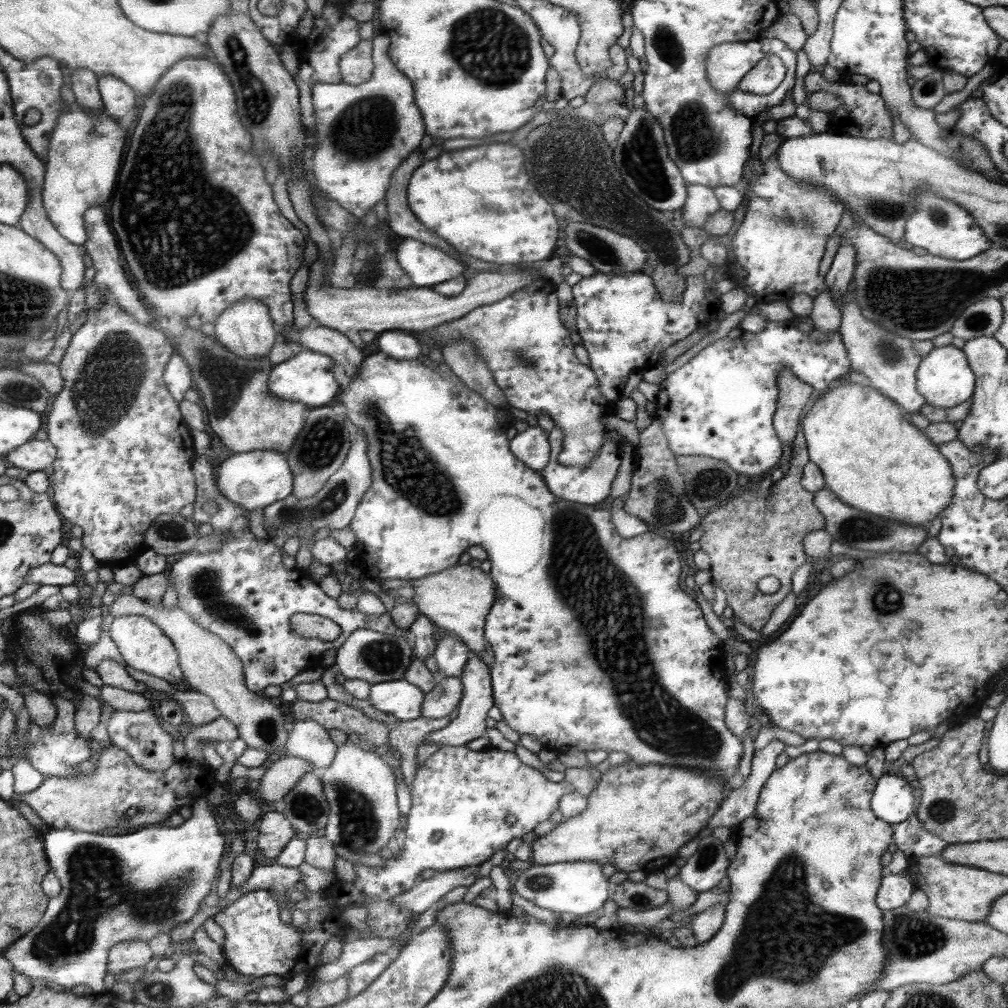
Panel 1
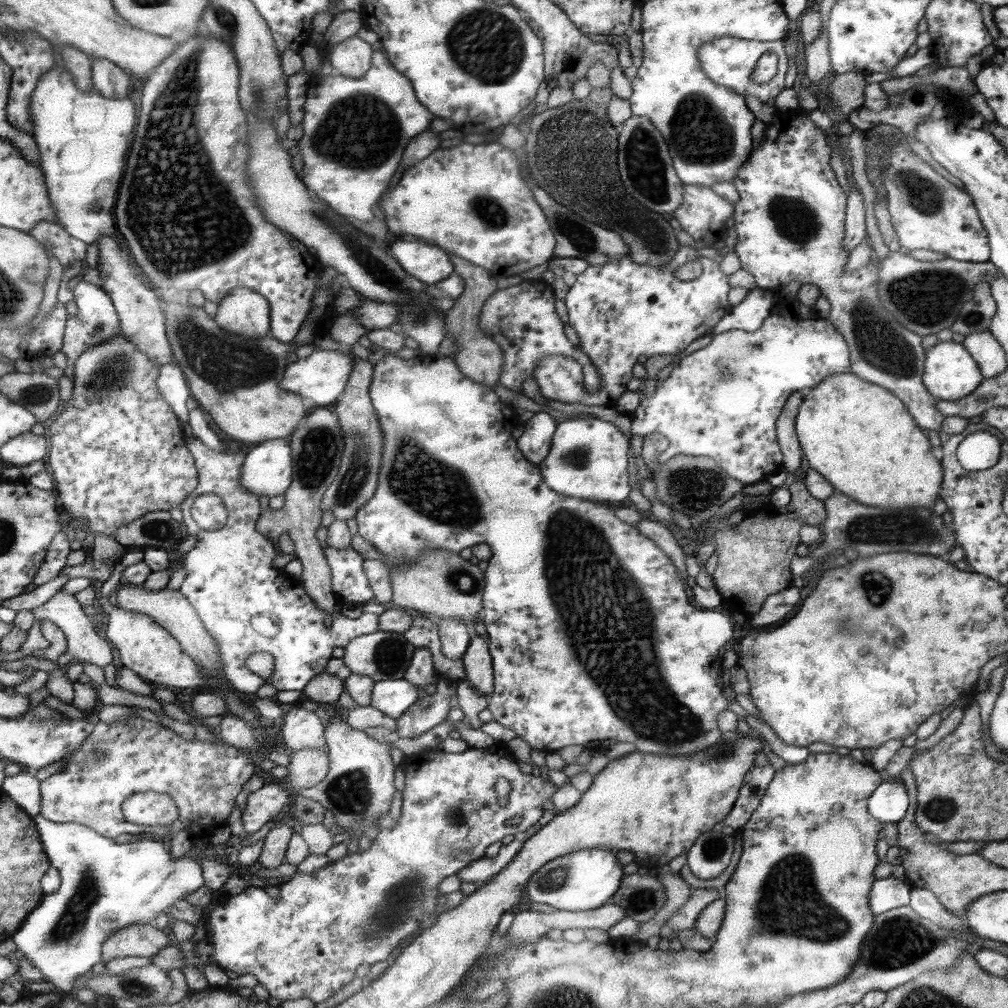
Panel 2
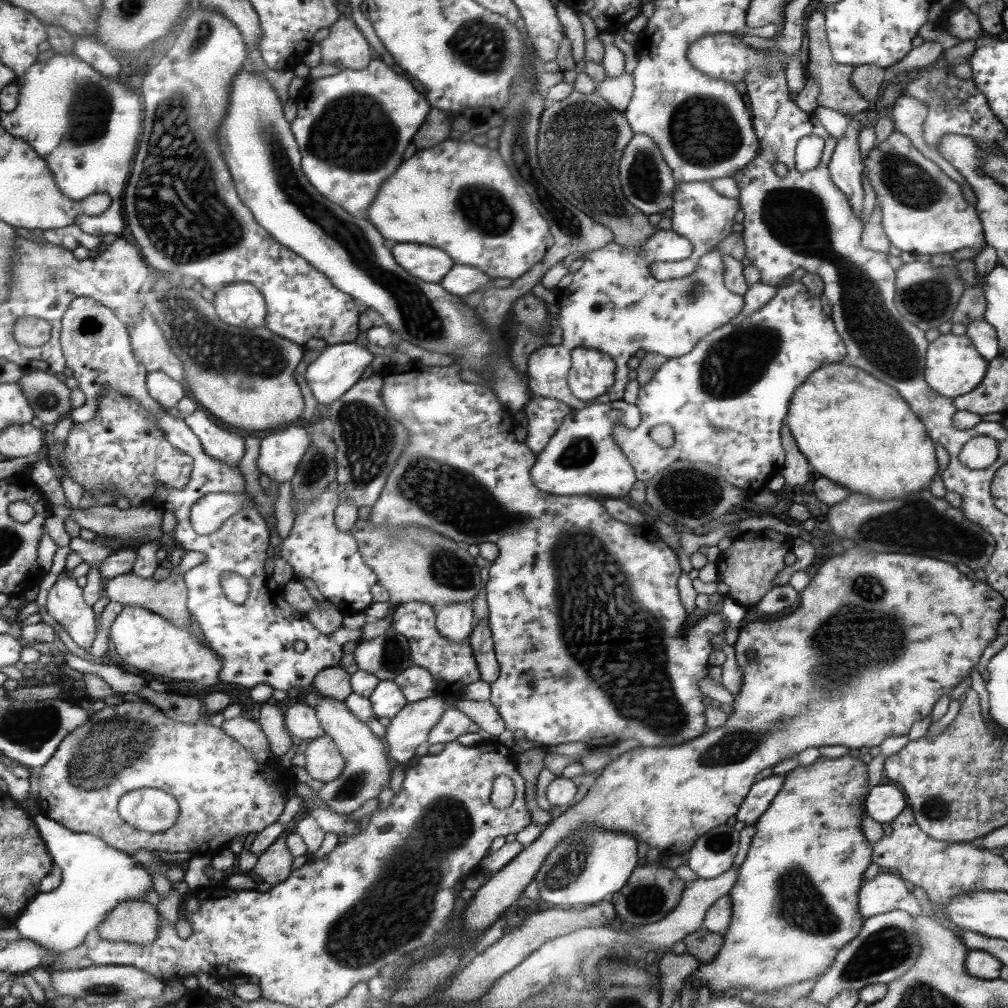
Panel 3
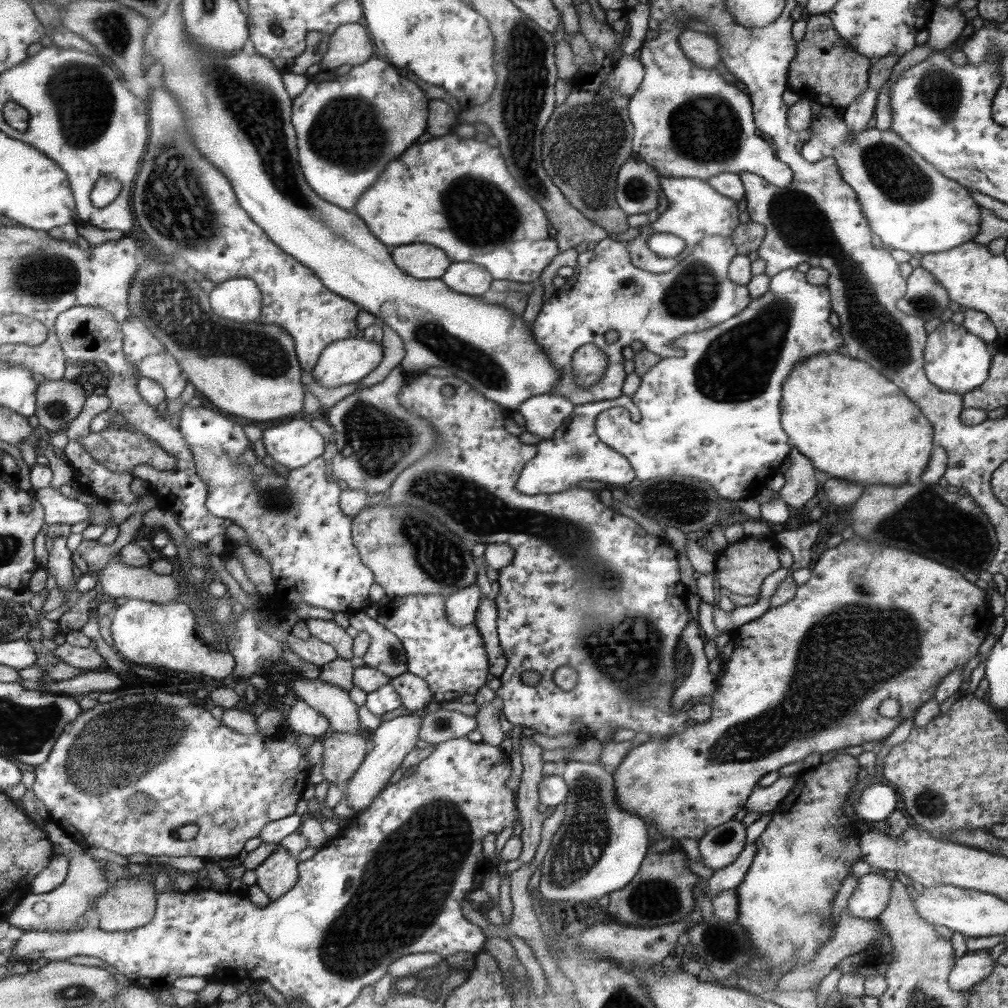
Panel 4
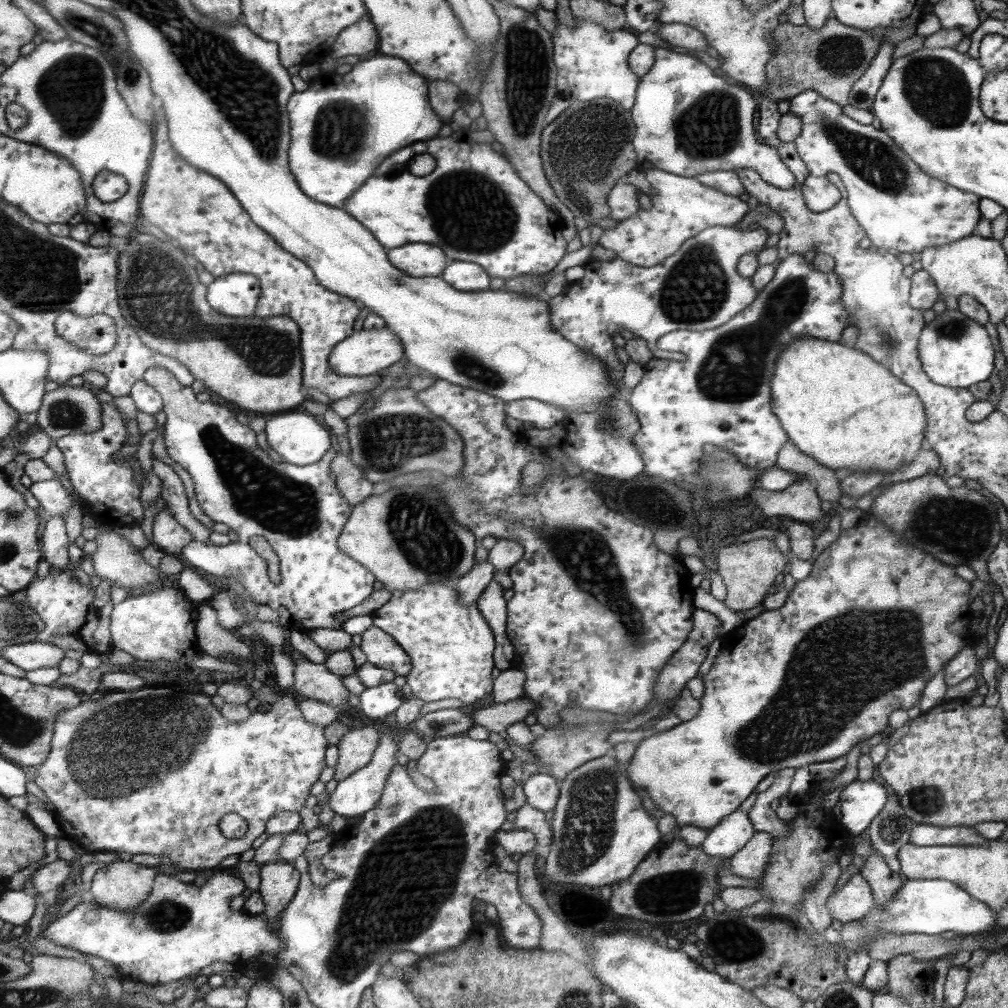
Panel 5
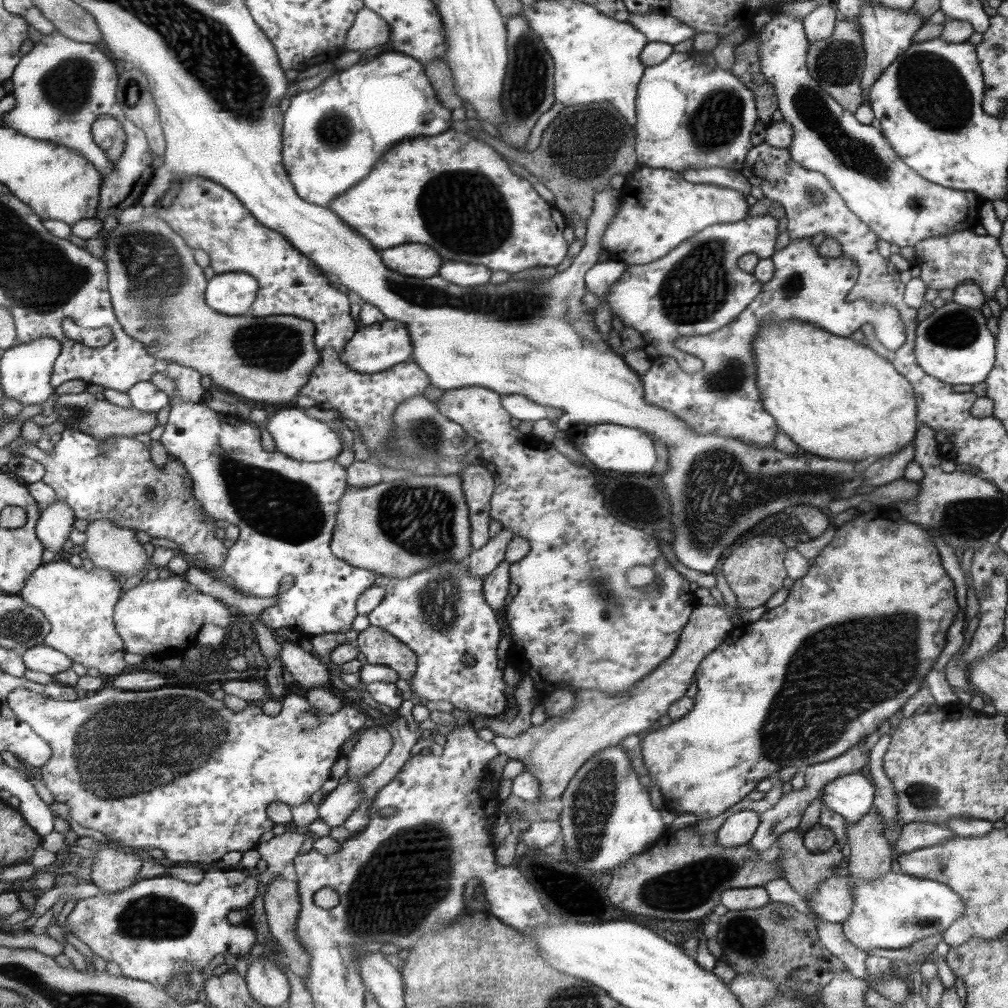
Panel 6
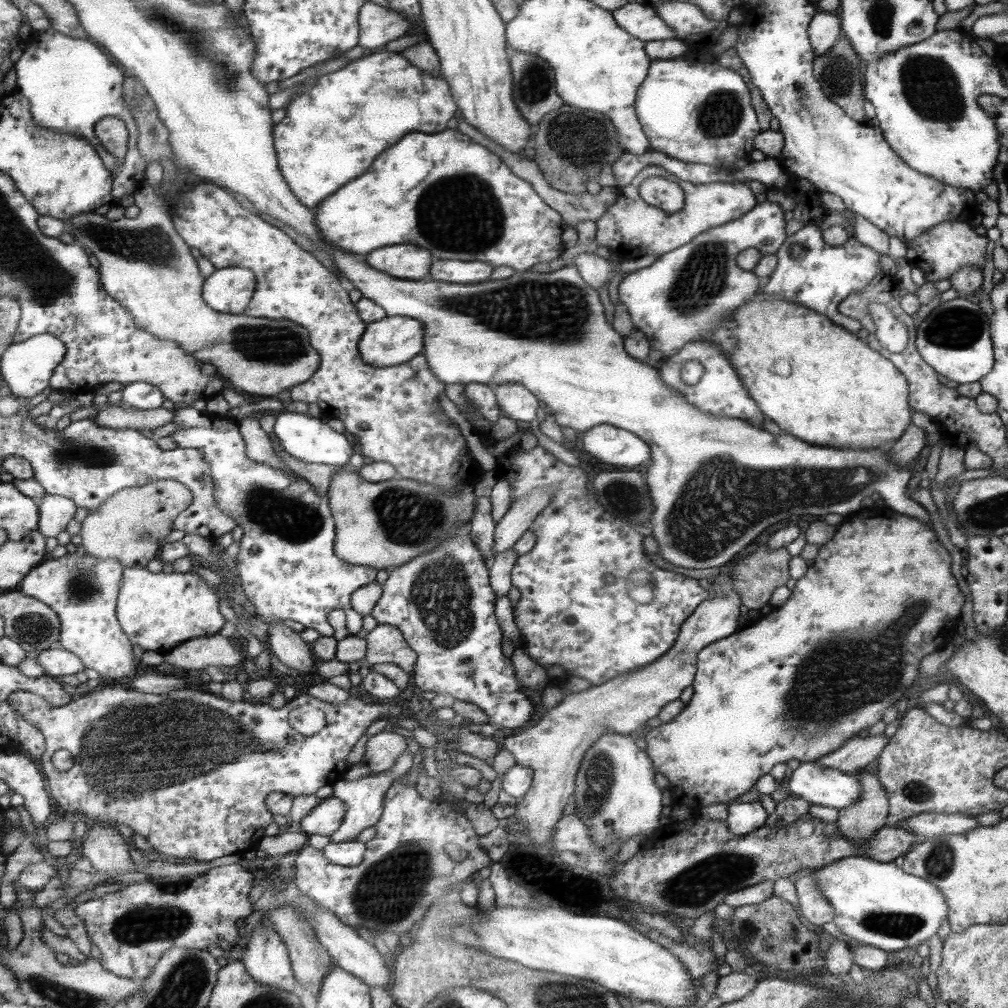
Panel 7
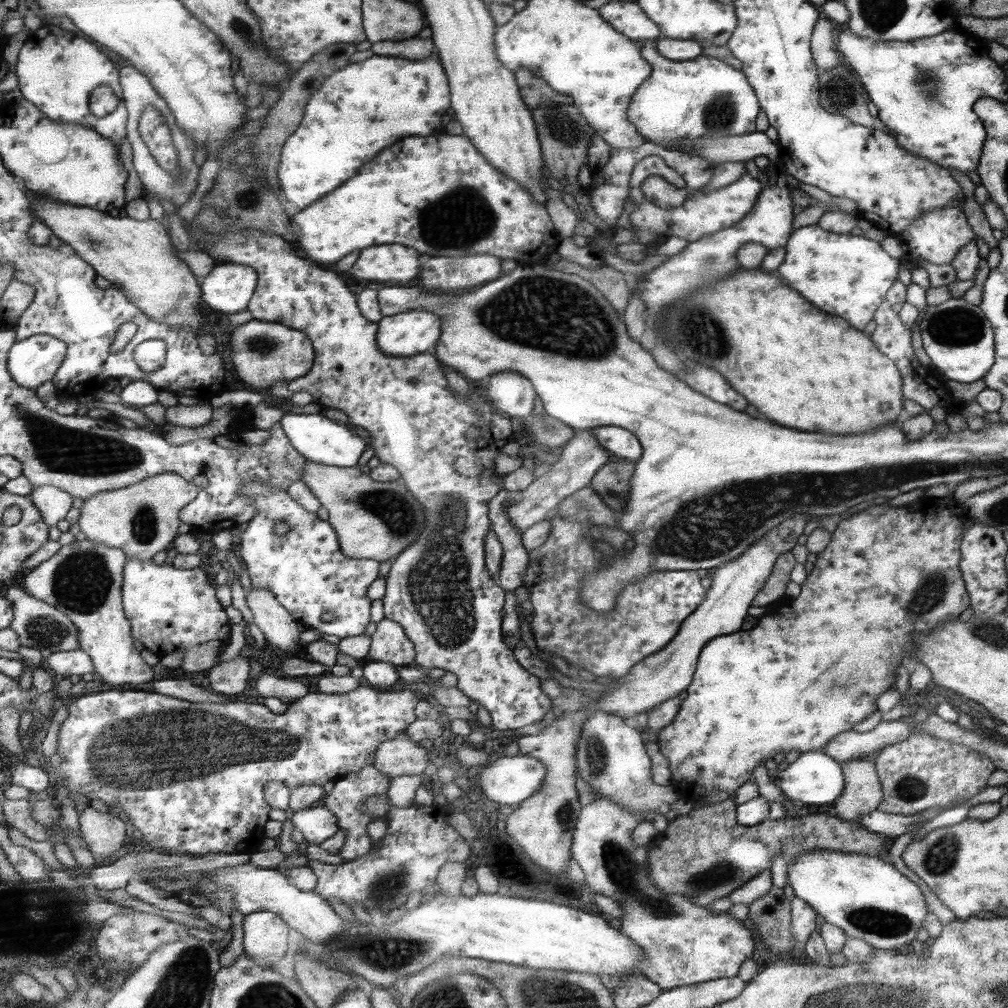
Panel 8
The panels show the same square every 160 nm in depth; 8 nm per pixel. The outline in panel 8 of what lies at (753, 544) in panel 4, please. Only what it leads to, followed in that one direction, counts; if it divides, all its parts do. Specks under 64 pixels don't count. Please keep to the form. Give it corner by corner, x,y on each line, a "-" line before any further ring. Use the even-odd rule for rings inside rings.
791,551
784,552
775,560
773,570
763,582
759,592
753,598
754,606
763,606
773,603
785,592
785,584
789,582
789,570
793,570
796,562

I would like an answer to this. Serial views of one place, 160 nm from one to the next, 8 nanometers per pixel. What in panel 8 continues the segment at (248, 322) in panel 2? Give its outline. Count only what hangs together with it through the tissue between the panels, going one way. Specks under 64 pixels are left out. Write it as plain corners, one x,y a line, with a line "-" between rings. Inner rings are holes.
217,263
201,284
202,304
225,314
245,311
257,286
257,273
247,265

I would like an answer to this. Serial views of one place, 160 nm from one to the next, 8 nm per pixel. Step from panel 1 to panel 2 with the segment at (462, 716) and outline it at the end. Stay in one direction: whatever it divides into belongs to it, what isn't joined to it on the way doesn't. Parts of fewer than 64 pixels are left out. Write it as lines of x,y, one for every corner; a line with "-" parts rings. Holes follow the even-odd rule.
472,633
469,646
461,659
465,668
464,680
470,688
488,698
493,692
493,675
492,660
485,640

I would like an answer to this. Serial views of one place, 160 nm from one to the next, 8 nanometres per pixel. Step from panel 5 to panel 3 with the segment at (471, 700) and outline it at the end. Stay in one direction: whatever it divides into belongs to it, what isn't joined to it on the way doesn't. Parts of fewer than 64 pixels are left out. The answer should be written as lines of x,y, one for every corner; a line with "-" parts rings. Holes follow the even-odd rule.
408,602
395,606
392,617
389,618
390,628
401,633
410,644
410,659
412,665
422,666
431,673
433,680
443,680
447,688
457,684
457,688
468,685
480,679
477,661
474,659
473,649
470,648
468,639
463,642
450,642
443,637
437,629
435,608
424,602

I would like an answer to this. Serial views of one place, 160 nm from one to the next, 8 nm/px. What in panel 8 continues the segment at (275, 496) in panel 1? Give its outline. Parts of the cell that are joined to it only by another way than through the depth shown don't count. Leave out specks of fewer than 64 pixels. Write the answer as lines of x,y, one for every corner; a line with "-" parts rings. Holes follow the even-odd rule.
323,411
314,414
287,413
279,419
279,425
282,426
291,447
311,463
338,468
356,467
359,454
365,450
365,442
357,438
357,434
353,436
345,426
331,422
323,415

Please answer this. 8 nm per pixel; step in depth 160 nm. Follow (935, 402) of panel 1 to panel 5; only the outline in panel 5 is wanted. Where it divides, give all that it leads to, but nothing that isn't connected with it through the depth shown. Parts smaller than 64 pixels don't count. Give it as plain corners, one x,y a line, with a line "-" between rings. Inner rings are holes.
946,308
939,314
935,313
934,319
923,327
922,334
918,338
918,356
926,375
935,384
949,388
967,389
972,384
987,380
993,372
993,354
995,352
991,348
991,340
983,330
983,326
963,316
963,313
958,310

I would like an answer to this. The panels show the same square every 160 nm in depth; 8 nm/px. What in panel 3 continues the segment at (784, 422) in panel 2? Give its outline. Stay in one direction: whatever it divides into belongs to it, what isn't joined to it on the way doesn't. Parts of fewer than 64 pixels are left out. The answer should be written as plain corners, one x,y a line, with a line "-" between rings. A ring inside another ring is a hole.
783,423
781,430
783,449
786,452
785,467
780,472
784,478
784,484
789,487
803,486
811,474
810,465
807,460
799,453
797,446
791,436
789,428

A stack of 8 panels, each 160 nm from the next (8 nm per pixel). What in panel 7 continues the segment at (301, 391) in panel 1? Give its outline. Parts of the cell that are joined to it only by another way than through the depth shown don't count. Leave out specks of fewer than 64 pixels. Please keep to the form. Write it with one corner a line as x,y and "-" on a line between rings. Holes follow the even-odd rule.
385,316
382,319
366,323
366,330
358,340
359,356
363,364
373,368
404,366
409,359
422,352
422,324
407,316

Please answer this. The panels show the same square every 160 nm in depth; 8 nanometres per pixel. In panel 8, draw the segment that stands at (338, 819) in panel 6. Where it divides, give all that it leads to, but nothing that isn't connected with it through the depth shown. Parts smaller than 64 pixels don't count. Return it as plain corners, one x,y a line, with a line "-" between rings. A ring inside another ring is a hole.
325,806
296,810
290,818
290,825
303,835
307,842
319,844
338,831
338,820

